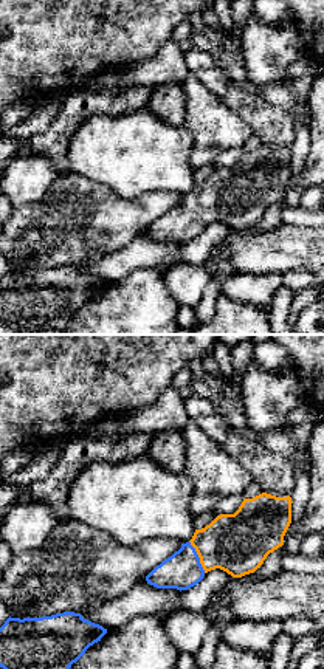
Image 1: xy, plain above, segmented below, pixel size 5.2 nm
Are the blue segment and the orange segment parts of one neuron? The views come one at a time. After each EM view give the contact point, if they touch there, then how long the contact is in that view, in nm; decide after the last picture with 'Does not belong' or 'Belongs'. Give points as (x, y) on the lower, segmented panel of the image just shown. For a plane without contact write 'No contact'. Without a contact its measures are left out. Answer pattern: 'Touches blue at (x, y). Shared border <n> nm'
Touches blue at (197, 556). Shared border 190 nm

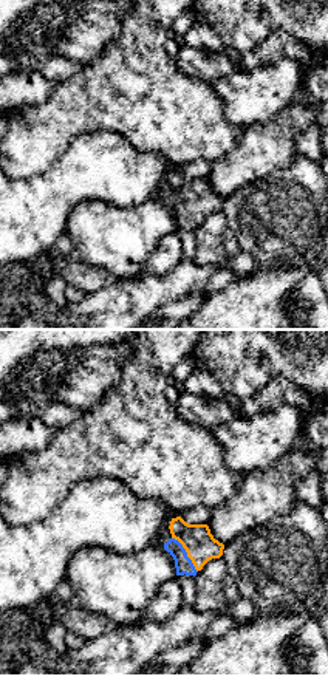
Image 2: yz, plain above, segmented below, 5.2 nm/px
Touches blue at (186, 554). Shared border 220 nm

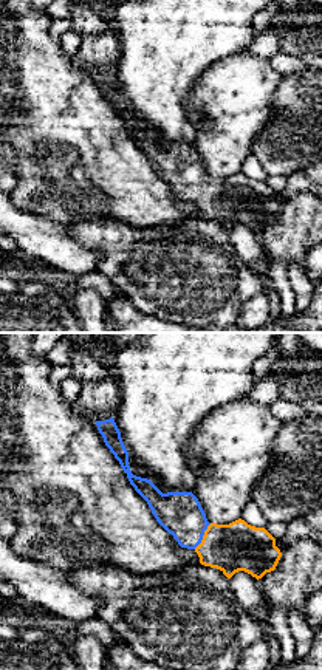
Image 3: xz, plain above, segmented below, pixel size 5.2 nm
Touches blue at (203, 534). Shared border 160 nm

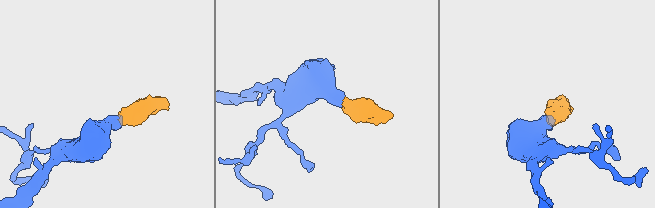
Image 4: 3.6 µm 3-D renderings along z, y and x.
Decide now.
Belongs

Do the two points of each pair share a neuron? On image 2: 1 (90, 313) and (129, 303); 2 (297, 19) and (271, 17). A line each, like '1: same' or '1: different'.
1: same
2: same

